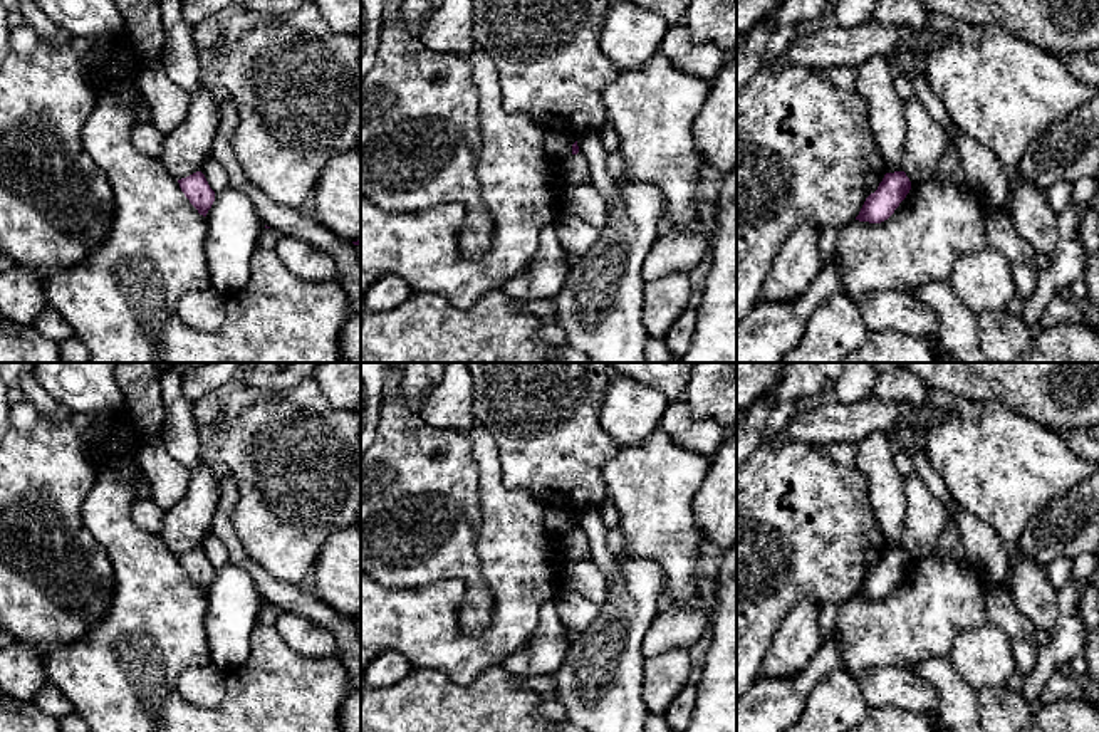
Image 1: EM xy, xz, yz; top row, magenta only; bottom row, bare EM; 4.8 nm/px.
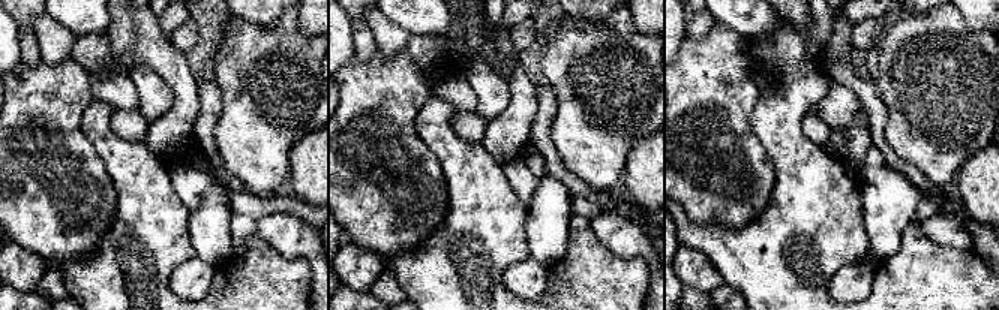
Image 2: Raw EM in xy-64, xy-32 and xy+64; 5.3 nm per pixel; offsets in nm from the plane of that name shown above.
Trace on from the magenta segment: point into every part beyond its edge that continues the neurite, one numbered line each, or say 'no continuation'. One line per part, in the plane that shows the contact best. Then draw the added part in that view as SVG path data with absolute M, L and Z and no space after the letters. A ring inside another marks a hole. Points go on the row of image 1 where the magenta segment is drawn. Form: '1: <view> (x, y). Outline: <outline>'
no continuation

